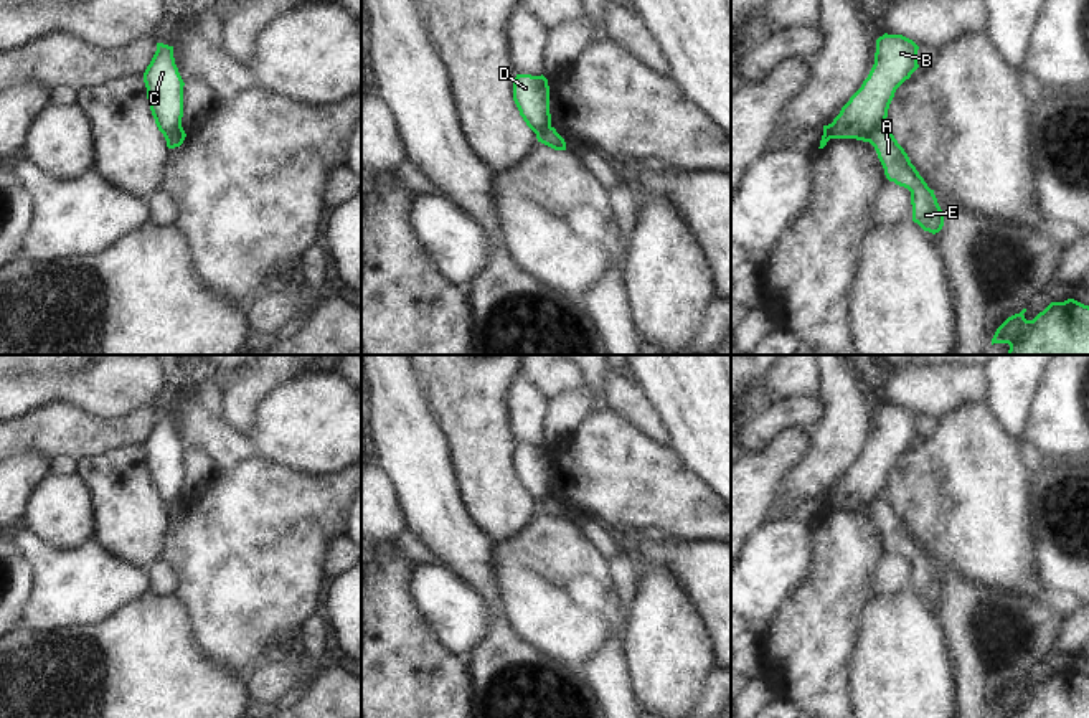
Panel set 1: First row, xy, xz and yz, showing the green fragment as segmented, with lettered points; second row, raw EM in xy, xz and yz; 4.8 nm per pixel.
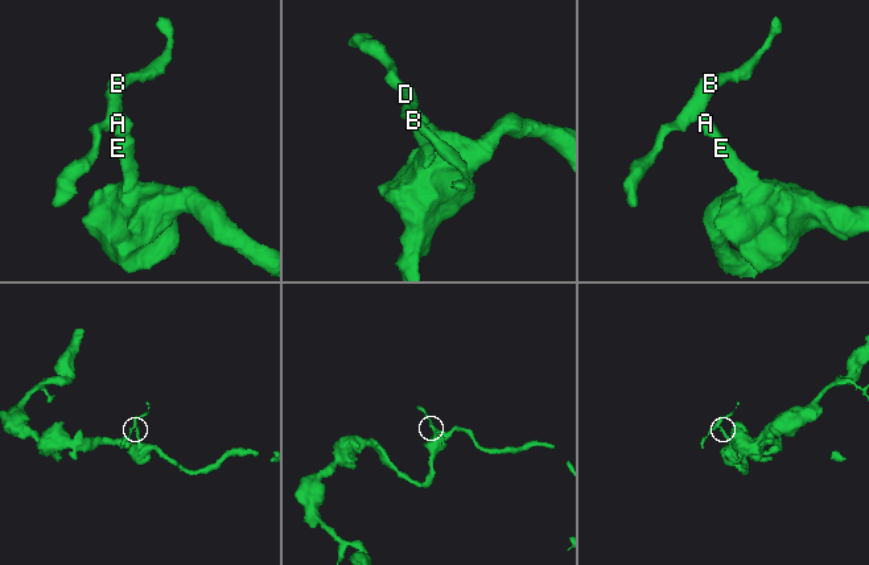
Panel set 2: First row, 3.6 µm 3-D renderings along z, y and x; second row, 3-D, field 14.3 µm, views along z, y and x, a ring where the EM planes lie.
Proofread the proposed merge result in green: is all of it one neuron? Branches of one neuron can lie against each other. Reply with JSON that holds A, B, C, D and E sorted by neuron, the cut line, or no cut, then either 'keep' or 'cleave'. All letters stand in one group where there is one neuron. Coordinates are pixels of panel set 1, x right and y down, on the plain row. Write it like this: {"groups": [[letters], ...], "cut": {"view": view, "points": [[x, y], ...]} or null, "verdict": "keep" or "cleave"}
{"groups": [["A", "E"], ["B", "C", "D"]], "cut": {"view": "yz", "points": [[883, 492], [872, 502], [868, 510]]}, "verdict": "cleave"}

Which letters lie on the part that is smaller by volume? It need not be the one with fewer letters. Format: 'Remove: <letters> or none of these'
Remove: B, C, D

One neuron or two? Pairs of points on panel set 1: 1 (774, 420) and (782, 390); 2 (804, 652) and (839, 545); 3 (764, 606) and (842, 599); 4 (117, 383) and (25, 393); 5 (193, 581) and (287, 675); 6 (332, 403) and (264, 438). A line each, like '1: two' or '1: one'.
1: two
2: one
3: two
4: one
5: two
6: one

